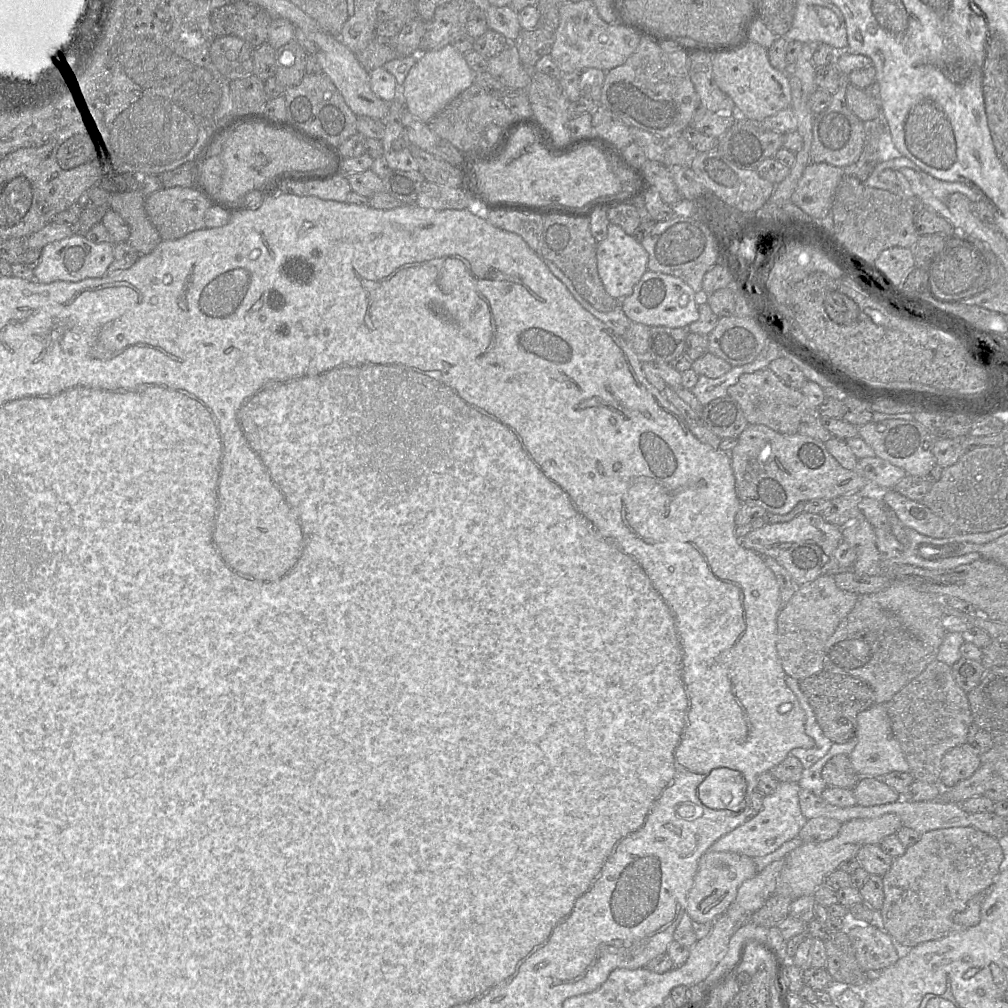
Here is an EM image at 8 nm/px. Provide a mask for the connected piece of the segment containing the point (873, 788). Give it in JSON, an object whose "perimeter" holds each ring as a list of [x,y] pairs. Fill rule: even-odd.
{"perimeter":[[[861,776],[853,792],[857,804],[861,806],[883,805],[902,799],[901,794],[889,787],[879,777]]]}

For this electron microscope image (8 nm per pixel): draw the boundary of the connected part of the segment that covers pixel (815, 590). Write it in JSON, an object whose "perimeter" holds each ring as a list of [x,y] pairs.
{"perimeter":[[[822,575],[797,588],[777,617],[776,649],[783,670],[798,681],[823,671],[824,647],[839,623],[855,607],[859,595],[837,587],[834,575]]]}

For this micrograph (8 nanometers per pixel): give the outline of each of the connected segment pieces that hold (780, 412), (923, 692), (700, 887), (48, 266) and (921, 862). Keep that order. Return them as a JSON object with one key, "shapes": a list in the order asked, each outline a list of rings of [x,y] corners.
{"shapes":[[[[768,368],[742,374],[738,382],[727,389],[727,396],[739,404],[749,424],[765,425],[786,435],[798,433],[800,421],[809,411],[803,393],[786,385]]],[[[939,660],[932,661],[917,677],[911,680],[898,693],[896,693],[889,702],[885,703],[885,707],[891,721],[893,733],[898,740],[904,756],[910,766],[910,773],[913,775],[915,780],[926,782],[929,784],[938,784],[941,772],[941,763],[944,755],[952,748],[967,742],[969,727],[973,723],[967,693],[955,681],[951,667]]],[[[707,851],[699,860],[694,883],[687,896],[686,912],[693,921],[713,923],[734,902],[741,884],[757,873],[758,868],[752,857],[733,852]]],[[[74,234],[71,237],[47,244],[41,249],[41,257],[33,269],[34,281],[52,283],[56,281],[79,282],[88,278],[102,278],[114,259],[114,243],[94,243],[85,234]]],[[[968,826],[926,832],[902,856],[893,859],[891,868],[882,876],[884,902],[877,922],[900,947],[900,957],[905,956],[911,948],[923,942],[942,938],[957,929],[966,929],[956,926],[953,917],[965,910],[973,896],[986,892],[1004,866],[1005,855],[999,840],[977,828]]]]}

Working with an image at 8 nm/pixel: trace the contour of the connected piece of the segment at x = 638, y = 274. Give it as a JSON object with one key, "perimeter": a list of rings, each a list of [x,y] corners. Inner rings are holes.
{"perimeter":[[[610,223],[604,240],[597,244],[597,270],[607,293],[617,300],[629,296],[634,286],[648,270],[648,253],[635,236]]]}

